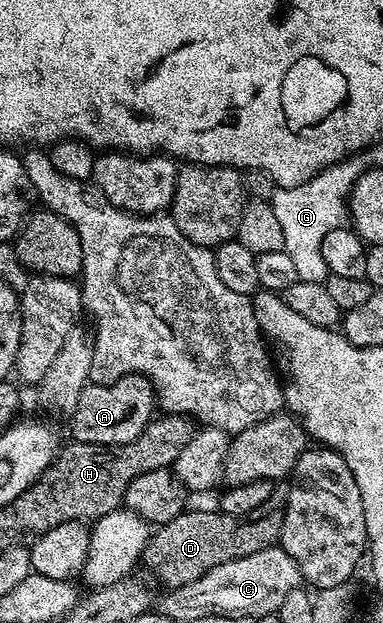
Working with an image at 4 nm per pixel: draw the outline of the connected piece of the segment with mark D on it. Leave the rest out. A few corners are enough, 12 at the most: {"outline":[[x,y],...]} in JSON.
{"outline":[[287,488],[253,514],[184,510],[142,563],[167,588],[279,544]]}

